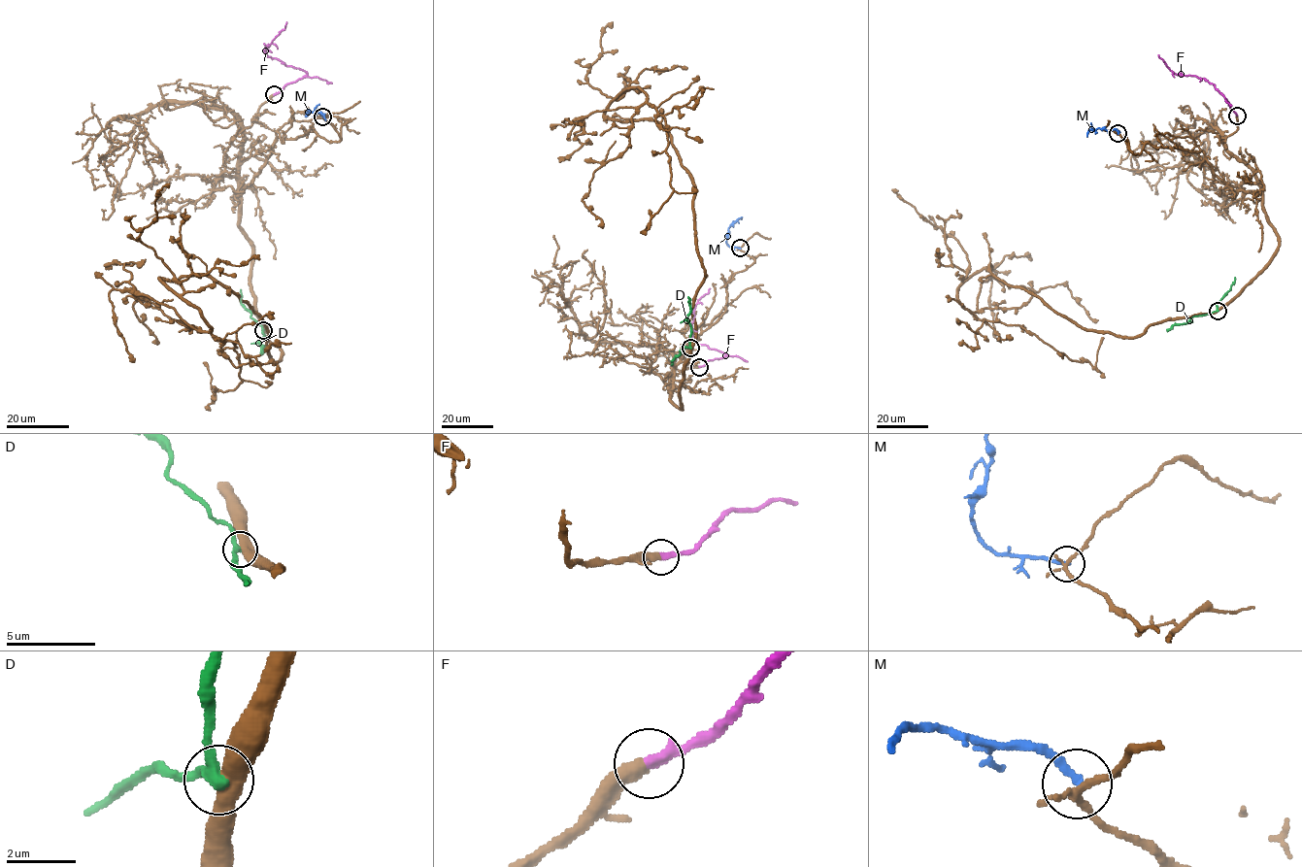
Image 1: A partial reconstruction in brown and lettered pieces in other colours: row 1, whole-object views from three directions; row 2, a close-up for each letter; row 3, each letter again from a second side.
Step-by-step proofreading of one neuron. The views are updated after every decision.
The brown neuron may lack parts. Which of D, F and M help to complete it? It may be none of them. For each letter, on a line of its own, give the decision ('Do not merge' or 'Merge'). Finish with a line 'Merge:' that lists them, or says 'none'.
D: Do not merge
F: Merge
M: Do not merge
Merge: F

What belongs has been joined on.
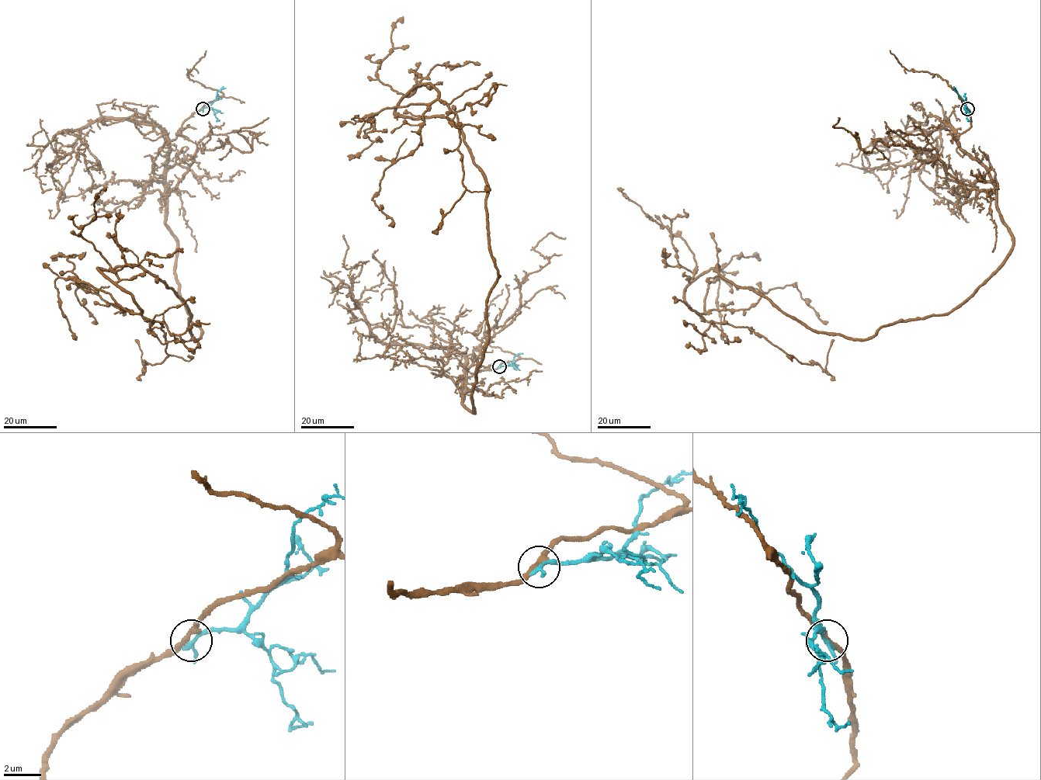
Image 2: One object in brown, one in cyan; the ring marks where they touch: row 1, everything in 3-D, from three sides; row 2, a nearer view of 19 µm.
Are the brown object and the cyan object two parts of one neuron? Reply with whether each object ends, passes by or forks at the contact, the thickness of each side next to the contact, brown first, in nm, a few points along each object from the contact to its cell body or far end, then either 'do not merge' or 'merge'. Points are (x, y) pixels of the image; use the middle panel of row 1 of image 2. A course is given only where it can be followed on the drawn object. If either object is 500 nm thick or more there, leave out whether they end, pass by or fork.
brown passes by; cyan passes by; calibres 240 and 200 nm; course brown (499, 366), (466, 357), (473, 412), (487, 183), (395, 112), (421, 84), (465, 188), (432, 232); course cyan (499, 366), (509, 365), (514, 357), (522, 352); do not merge

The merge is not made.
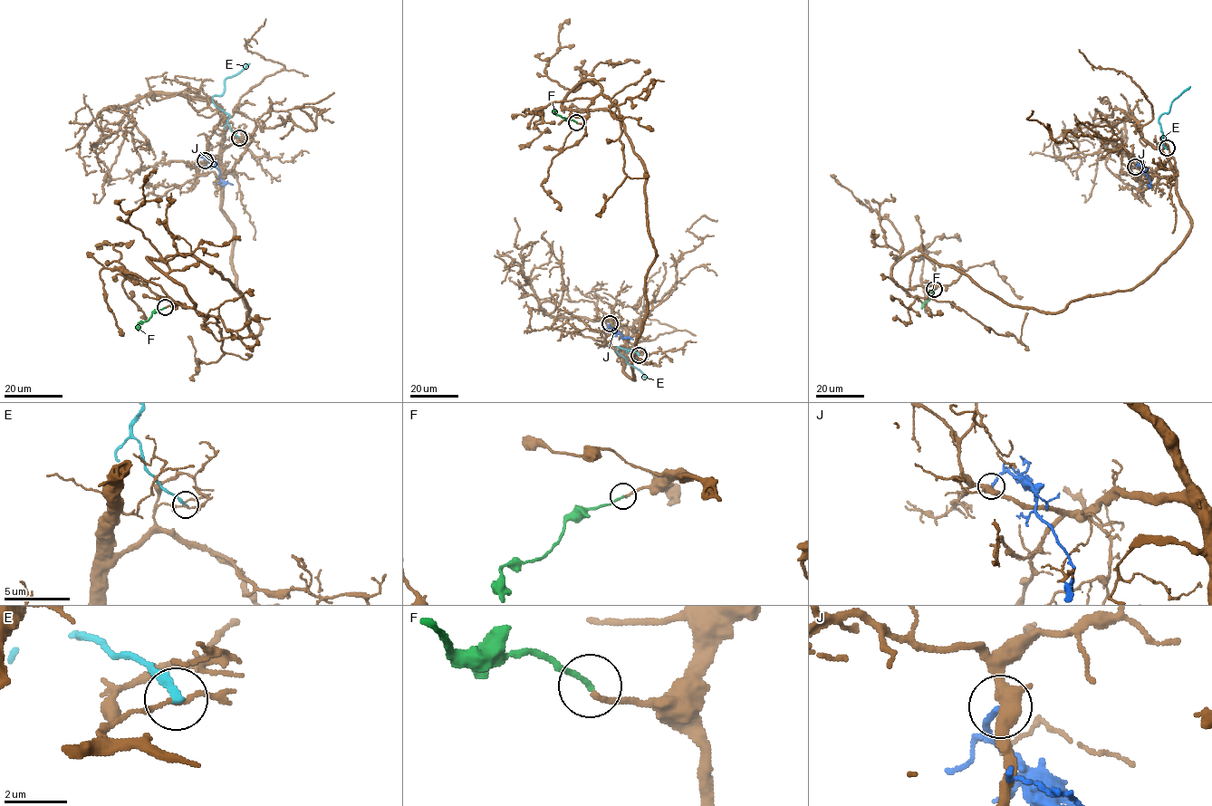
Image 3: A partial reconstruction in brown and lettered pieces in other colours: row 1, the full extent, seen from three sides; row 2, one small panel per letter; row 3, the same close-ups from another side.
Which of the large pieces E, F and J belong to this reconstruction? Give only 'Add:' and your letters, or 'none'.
Add: F

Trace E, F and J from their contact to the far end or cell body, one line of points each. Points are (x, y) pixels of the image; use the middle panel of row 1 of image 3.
E: (638, 354), (631, 350), (616, 348), (628, 363), (647, 378)
F: (577, 122), (555, 114), (554, 110)
J: (610, 323), (622, 338), (632, 340)

